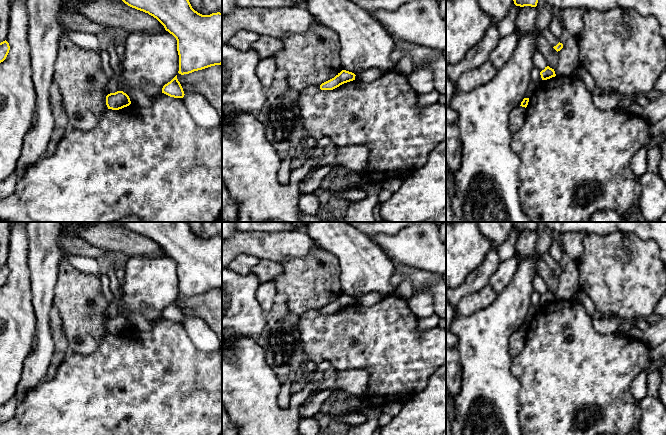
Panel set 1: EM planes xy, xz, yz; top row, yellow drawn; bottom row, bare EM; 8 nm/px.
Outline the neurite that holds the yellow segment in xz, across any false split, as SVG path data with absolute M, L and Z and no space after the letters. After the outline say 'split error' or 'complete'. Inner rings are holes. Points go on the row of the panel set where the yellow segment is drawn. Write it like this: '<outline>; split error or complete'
M342 70L334 78L322 83L321 90L333 90L340 85L355 80L355 74L346 70Z; complete

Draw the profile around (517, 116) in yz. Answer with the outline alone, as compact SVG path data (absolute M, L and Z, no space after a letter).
M517 106L510 112L508 128L512 134L523 126L525 115L526 108L522 106Z

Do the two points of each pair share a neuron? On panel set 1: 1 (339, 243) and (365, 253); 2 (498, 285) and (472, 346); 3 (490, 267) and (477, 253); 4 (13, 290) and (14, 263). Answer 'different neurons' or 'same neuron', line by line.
1: same neuron
2: different neurons
3: different neurons
4: same neuron

